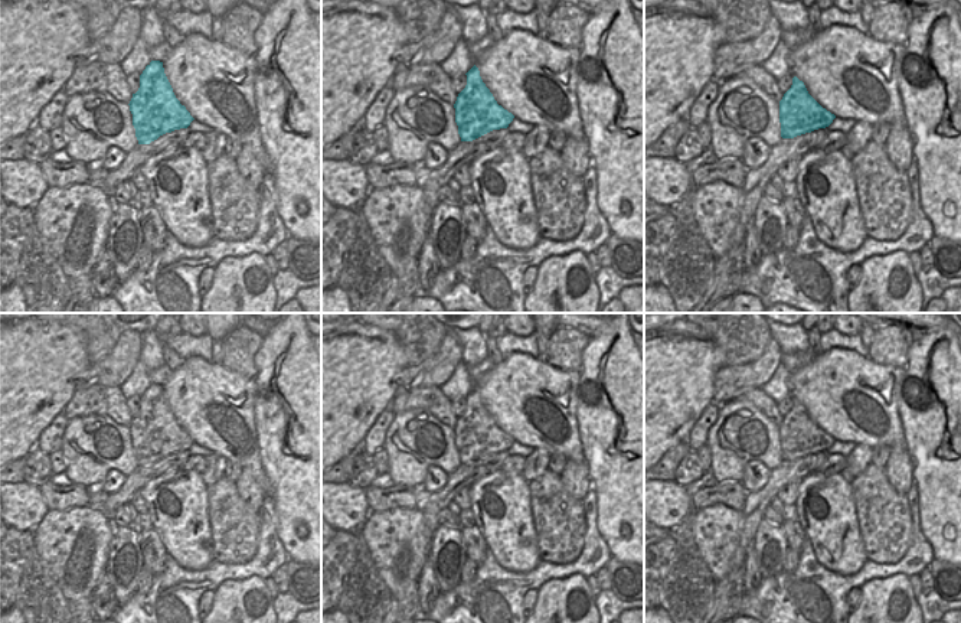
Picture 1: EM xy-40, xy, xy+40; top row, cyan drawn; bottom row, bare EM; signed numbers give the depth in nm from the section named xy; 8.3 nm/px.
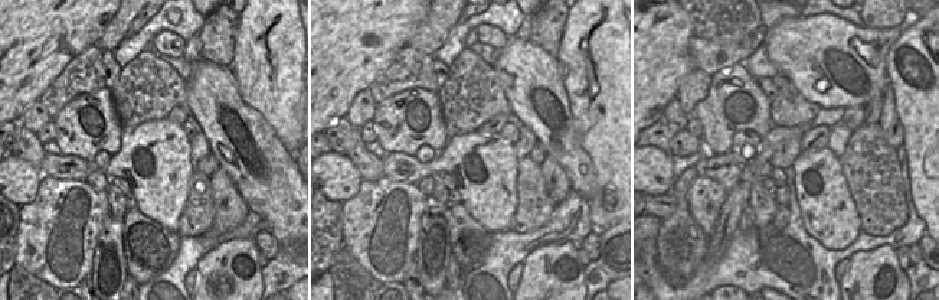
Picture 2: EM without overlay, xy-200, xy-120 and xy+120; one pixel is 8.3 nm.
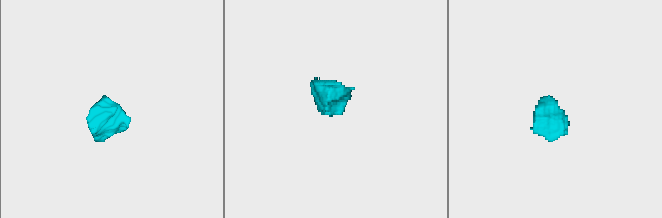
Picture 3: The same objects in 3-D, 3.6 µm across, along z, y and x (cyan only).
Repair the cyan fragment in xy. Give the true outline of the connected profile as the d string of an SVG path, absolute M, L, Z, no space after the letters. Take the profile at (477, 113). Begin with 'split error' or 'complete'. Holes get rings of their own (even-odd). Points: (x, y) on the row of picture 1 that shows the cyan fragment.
complete; M474 65L467 74L467 85L454 104L461 141L473 141L493 130L507 128L514 115L497 104Z

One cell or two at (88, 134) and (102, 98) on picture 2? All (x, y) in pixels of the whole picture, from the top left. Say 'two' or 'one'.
one

